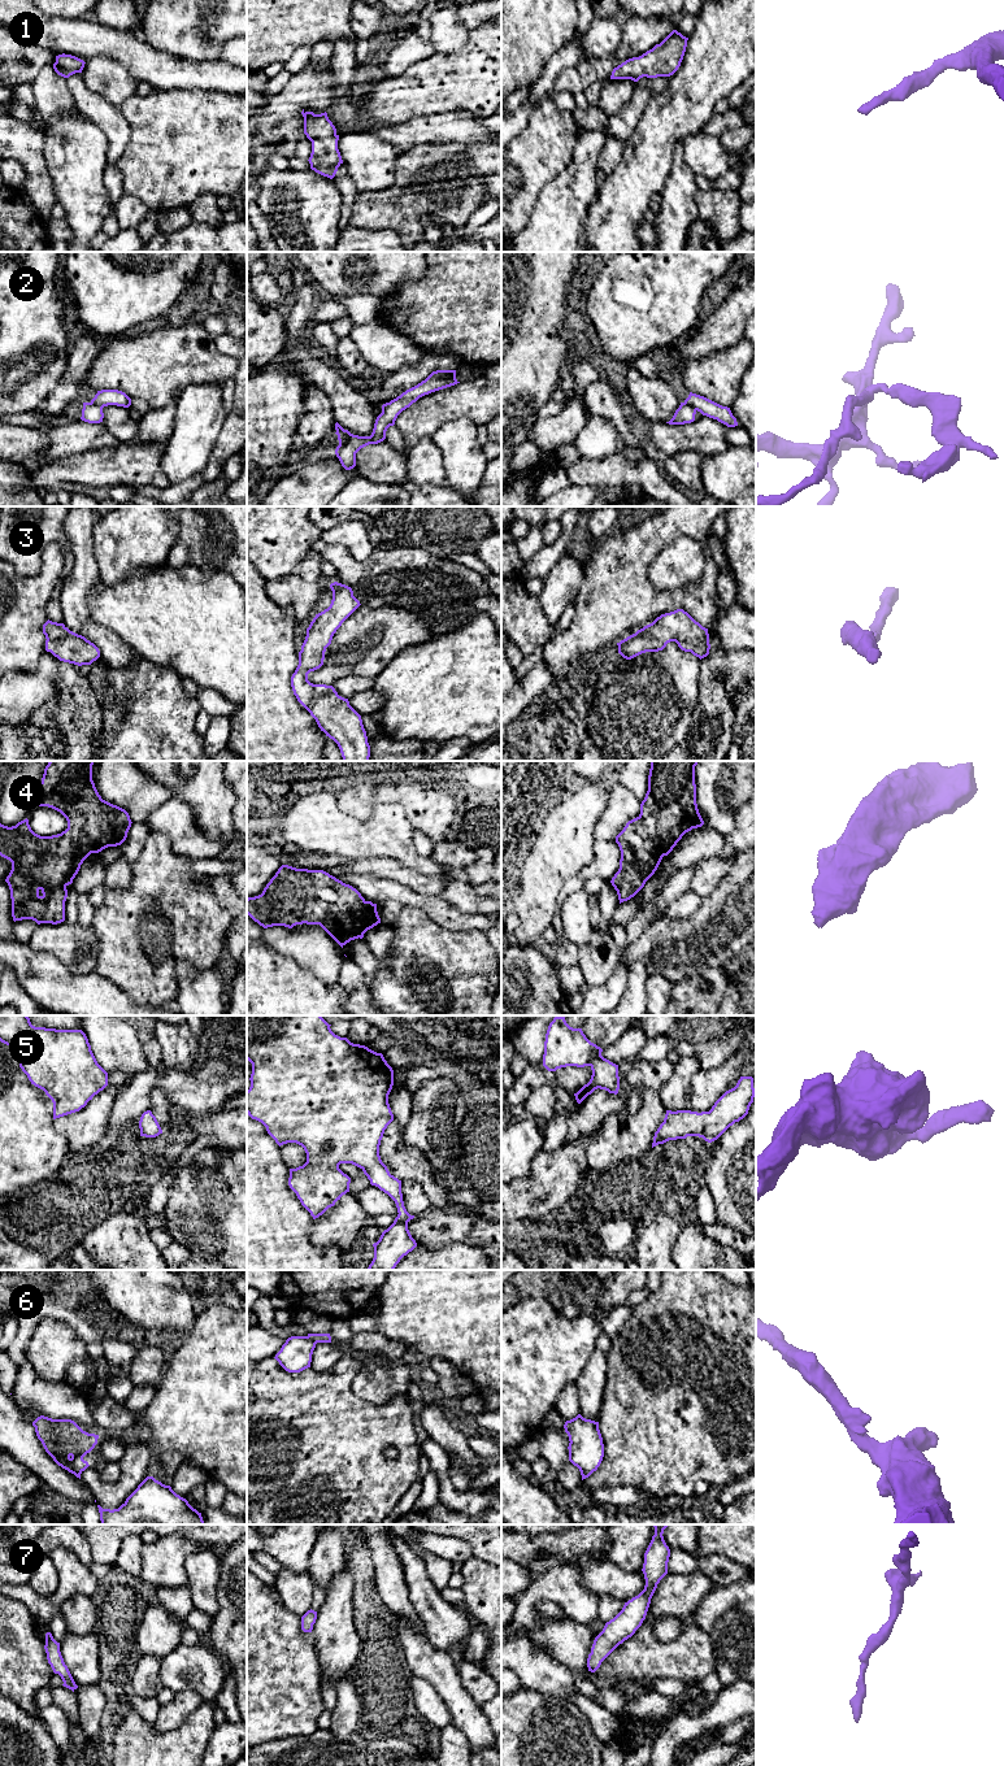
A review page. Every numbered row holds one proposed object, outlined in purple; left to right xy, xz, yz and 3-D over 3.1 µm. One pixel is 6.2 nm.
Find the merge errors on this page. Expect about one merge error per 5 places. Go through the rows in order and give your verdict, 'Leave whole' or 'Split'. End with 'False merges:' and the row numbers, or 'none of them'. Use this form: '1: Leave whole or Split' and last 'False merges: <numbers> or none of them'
1: Leave whole
2: Split
3: Leave whole
4: Leave whole
5: Leave whole
6: Split
7: Leave whole
False merges: 2, 6

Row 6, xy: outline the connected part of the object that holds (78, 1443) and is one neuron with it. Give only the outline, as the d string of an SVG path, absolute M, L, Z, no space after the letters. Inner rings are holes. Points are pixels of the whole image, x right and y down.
M56 1419L56 1430L61 1445L71 1456L66 1470L71 1474L82 1474L90 1466L83 1457L95 1448L99 1435L83 1431L71 1419Z

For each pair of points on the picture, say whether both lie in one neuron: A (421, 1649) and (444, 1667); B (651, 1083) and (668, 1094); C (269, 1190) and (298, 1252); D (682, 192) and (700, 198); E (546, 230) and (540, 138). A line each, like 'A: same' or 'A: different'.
A: same
B: different
C: same
D: different
E: different

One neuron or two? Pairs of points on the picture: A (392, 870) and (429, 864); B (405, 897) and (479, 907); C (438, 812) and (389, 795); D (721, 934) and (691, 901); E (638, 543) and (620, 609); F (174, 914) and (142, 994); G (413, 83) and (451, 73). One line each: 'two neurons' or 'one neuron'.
A: two neurons
B: two neurons
C: one neuron
D: two neurons
E: one neuron
F: one neuron
G: one neuron

